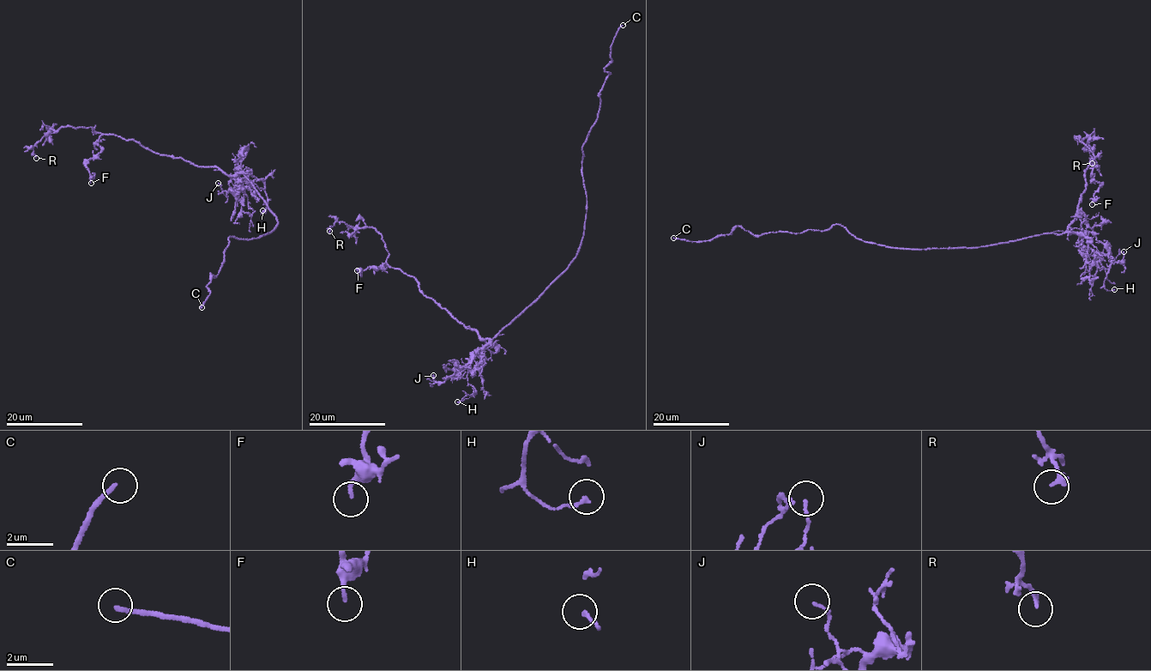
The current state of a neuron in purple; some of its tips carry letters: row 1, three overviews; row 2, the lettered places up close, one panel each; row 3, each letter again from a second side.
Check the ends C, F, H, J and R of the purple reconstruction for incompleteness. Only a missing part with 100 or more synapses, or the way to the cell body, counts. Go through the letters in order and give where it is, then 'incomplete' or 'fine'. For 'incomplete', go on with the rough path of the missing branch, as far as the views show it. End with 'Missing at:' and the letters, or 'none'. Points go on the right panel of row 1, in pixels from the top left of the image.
C: (673, 238) | incomplete
F: (1092, 204) | fine
H: (1114, 289) | fine
J: (1123, 251) | fine
R: (1092, 163) | fine
Missing at: C

